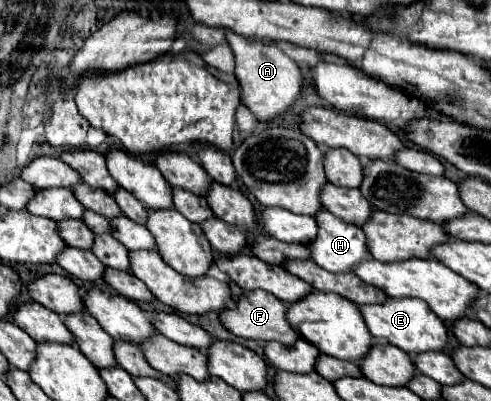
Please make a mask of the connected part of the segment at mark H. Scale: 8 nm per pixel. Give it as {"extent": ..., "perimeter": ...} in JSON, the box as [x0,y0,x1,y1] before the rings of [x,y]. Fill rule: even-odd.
{"extent":[307,211,371,273],"perimeter":[[[319,211],[315,215],[319,225],[319,237],[307,243],[311,249],[311,259],[333,273],[347,273],[353,265],[371,259],[365,247],[365,235],[357,225],[351,225],[329,211]]]}

